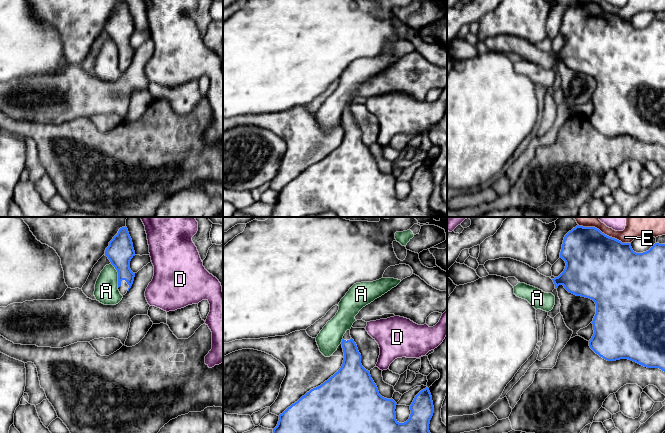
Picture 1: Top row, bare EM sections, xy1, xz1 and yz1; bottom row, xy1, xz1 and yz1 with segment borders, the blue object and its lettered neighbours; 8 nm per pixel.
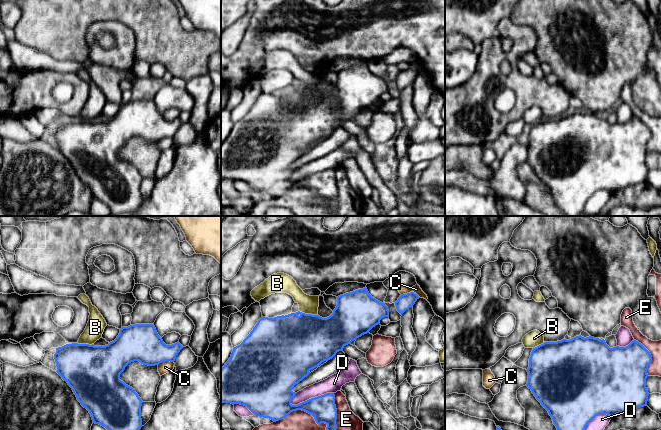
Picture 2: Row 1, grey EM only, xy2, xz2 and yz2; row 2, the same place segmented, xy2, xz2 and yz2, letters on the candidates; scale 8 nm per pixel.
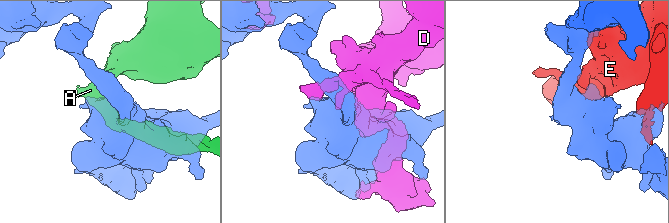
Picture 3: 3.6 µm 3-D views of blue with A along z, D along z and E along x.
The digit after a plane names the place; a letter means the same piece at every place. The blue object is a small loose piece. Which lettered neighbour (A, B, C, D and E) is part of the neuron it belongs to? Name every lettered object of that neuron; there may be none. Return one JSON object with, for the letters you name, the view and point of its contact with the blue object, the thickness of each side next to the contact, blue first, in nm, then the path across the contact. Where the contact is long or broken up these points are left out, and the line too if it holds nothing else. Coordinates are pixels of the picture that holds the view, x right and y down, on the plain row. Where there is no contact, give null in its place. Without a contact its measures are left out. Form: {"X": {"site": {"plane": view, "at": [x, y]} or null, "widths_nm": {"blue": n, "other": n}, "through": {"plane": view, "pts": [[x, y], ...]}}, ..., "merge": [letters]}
{"merge": []}

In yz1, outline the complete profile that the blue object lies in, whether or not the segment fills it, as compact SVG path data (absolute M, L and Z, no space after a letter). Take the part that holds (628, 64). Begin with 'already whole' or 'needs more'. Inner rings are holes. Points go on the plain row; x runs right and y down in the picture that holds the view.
needs more | M577 1L565 11L560 34L566 42L554 55L511 34L488 36L484 43L489 51L515 53L545 69L563 61L569 69L593 76L596 90L590 124L607 137L628 135L665 148L665 20L655 19L648 27L636 29L630 19L622 19L595 3Z

